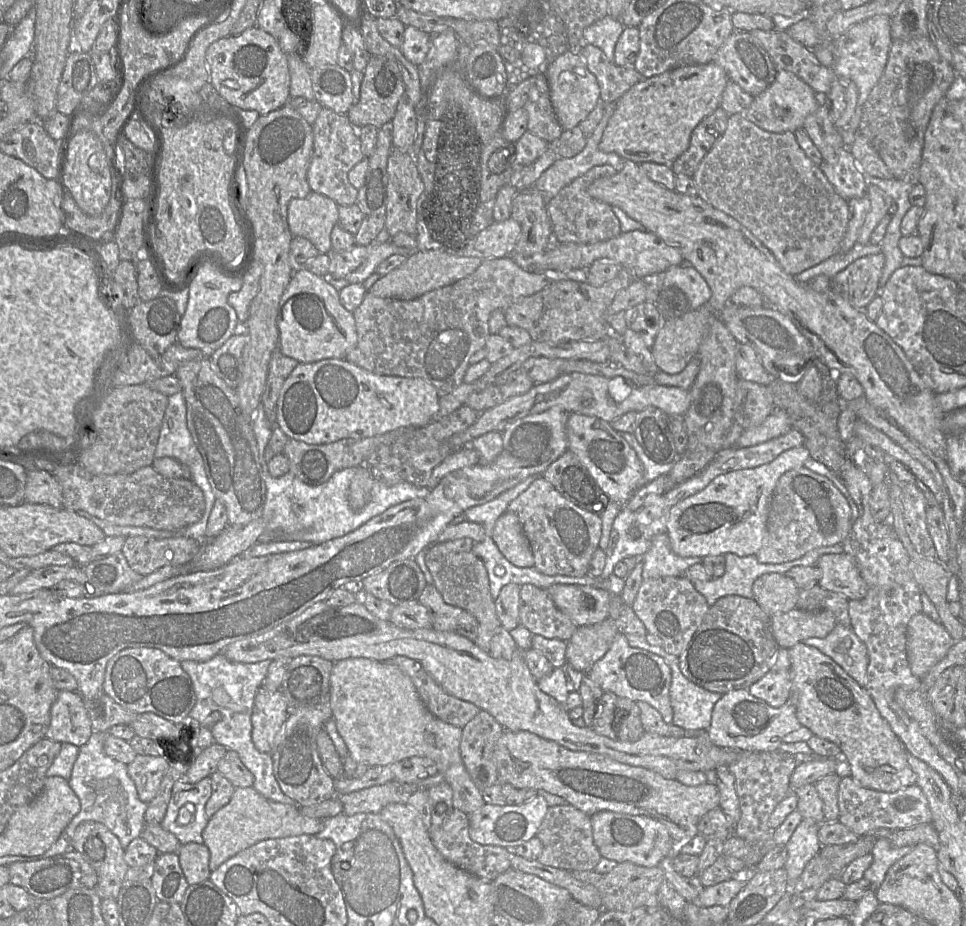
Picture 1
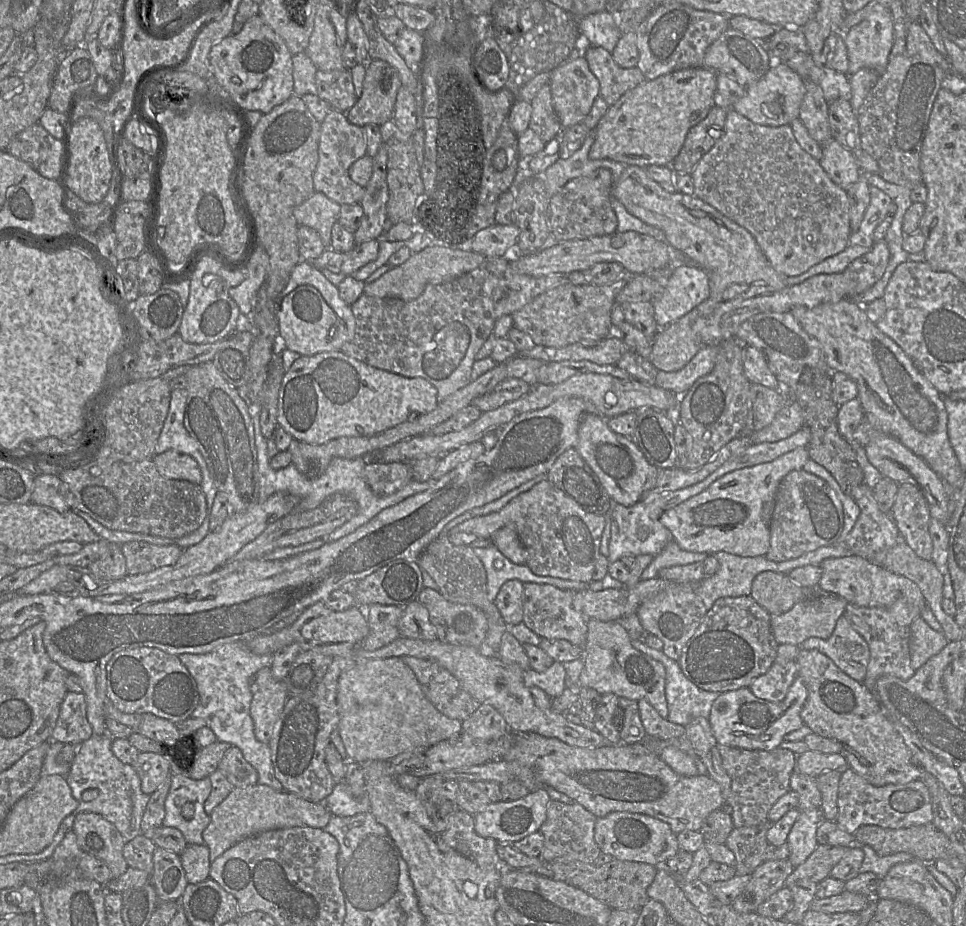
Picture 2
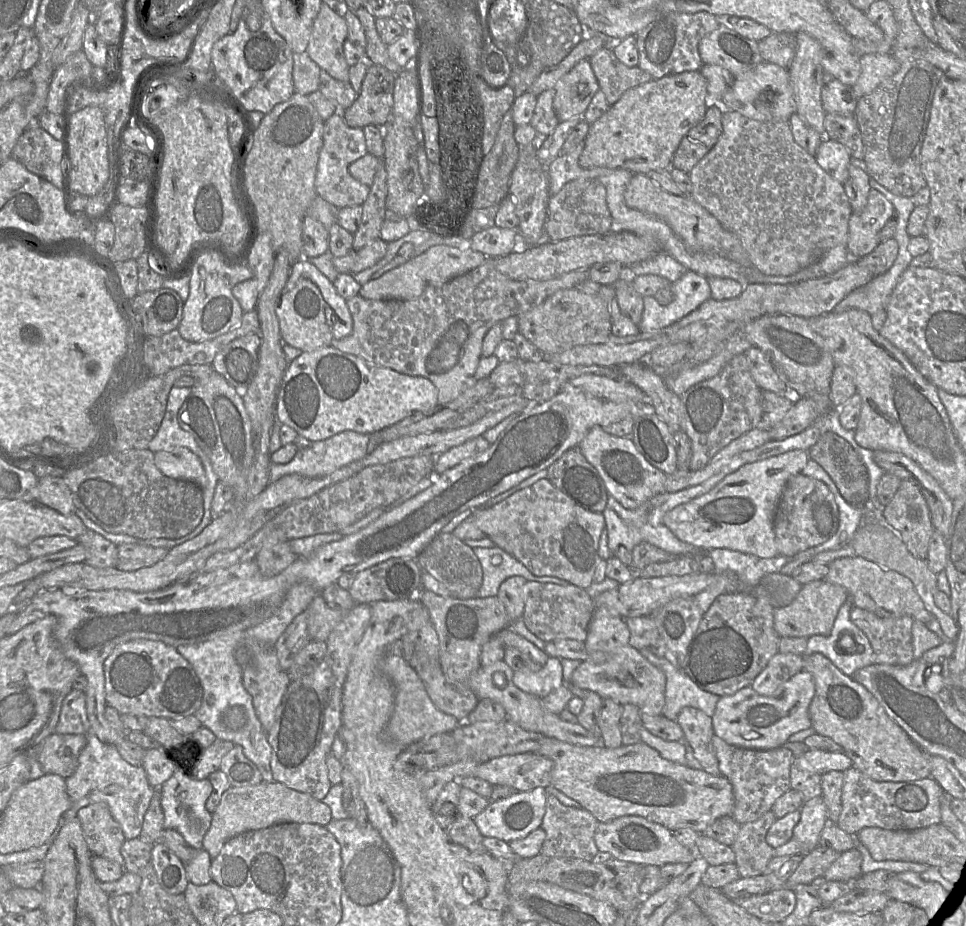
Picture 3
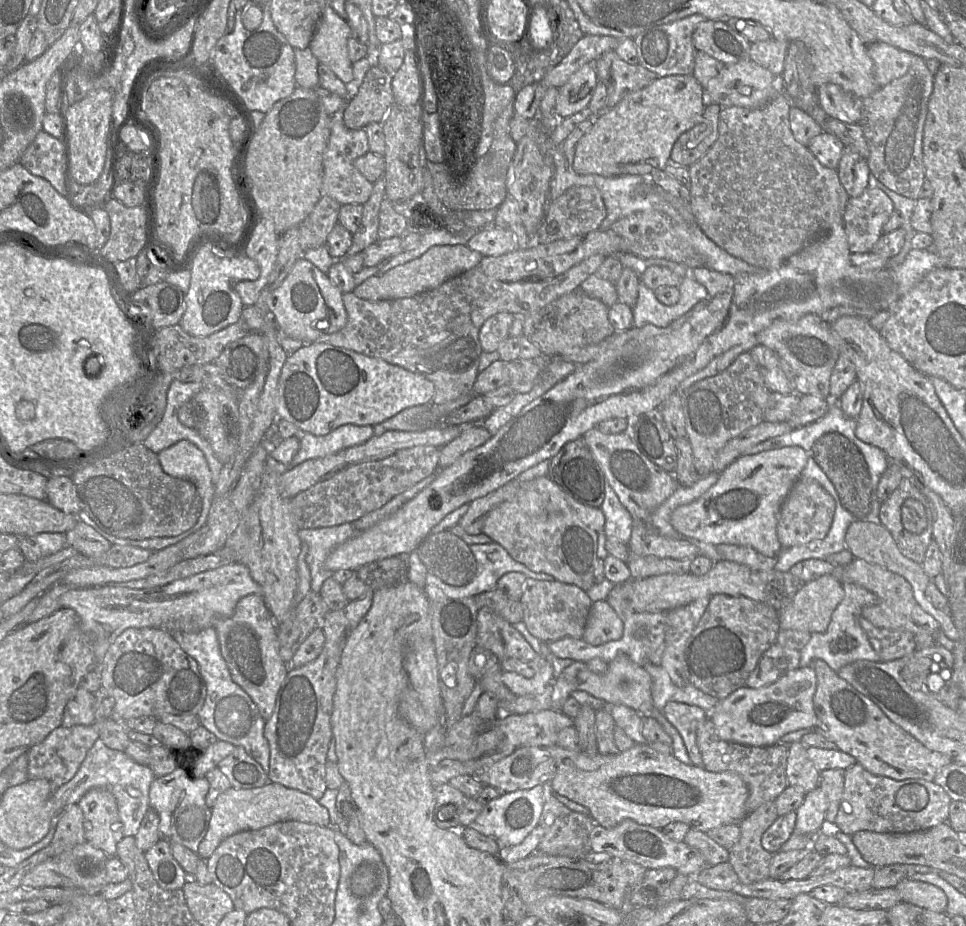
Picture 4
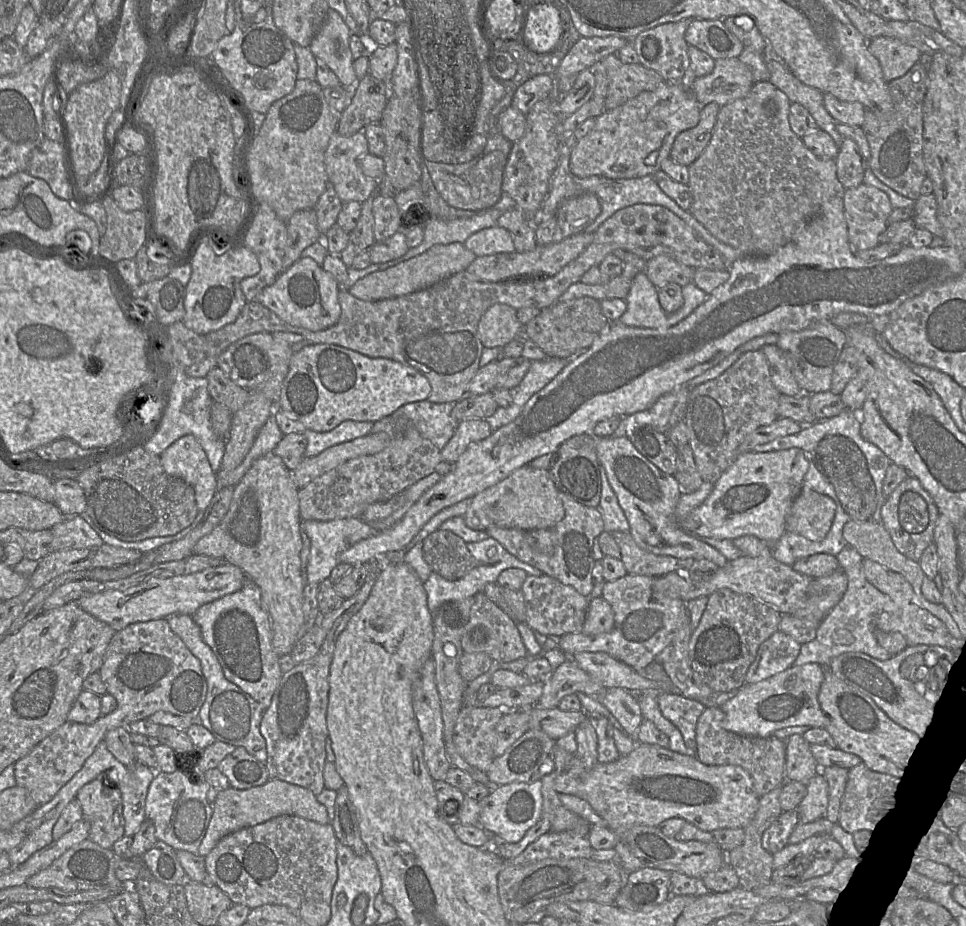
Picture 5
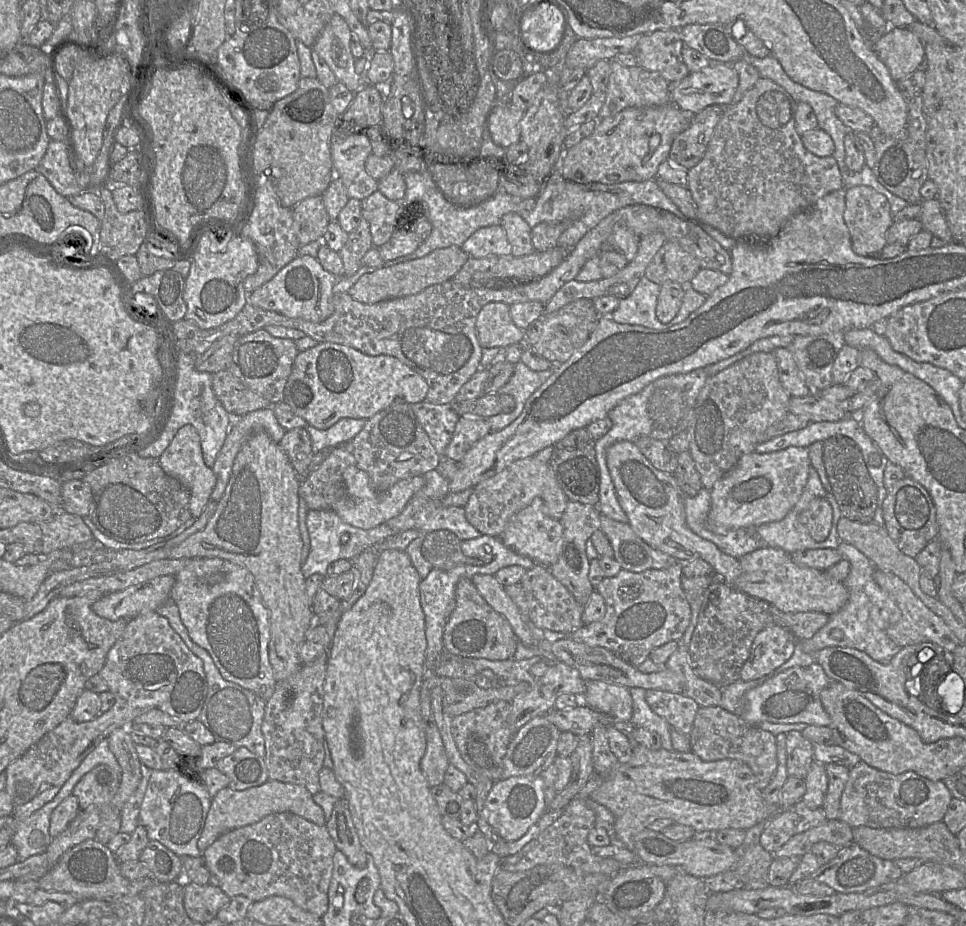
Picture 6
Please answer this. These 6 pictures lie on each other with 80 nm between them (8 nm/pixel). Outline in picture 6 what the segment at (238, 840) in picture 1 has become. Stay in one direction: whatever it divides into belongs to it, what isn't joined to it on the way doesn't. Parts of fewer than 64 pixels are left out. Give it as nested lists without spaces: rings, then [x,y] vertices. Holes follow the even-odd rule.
[[[268,780],[246,790],[233,790],[227,786],[212,798],[197,846],[203,852],[225,832],[254,824],[270,814],[284,812],[296,814],[317,825],[326,824],[323,809],[315,803],[313,795],[303,785]]]

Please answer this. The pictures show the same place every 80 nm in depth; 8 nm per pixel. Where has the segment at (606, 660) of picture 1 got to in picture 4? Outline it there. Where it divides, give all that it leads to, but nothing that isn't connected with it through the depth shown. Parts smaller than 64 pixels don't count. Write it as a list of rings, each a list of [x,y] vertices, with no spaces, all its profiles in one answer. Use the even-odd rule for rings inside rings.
[[[605,600],[592,603],[582,639],[592,646],[619,640],[624,625],[614,609]],[[620,654],[609,662],[607,670],[603,674],[594,673],[585,662],[574,661],[554,680],[552,708],[550,710],[561,711],[564,702],[573,691],[585,691],[604,701],[605,705],[625,705],[642,716],[651,717],[651,711],[654,709],[651,686],[651,677],[644,666],[634,663],[625,654]]]

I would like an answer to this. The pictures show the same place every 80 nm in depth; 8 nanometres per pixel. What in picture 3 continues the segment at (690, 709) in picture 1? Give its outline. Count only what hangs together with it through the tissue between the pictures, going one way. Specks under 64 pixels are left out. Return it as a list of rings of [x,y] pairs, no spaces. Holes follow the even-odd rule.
[[[642,648],[639,652],[665,675],[665,705],[662,715],[676,721],[684,707],[699,709],[710,717],[713,715],[720,696],[700,689],[682,669],[675,668],[664,657],[657,657],[648,648]]]

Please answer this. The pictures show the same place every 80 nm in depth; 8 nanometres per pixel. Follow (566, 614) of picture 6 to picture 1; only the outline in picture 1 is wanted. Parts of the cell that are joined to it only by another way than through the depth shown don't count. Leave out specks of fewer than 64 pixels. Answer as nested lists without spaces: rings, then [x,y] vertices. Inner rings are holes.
[[[532,584],[520,586],[520,624],[533,635],[567,642],[577,629],[570,618],[554,604],[546,589]]]

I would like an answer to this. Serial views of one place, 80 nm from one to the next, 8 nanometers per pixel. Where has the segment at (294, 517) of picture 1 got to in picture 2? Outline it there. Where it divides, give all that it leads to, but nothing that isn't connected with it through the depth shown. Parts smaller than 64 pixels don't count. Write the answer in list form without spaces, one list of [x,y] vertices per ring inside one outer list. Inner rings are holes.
[[[250,405],[249,414],[252,418],[257,452],[259,470],[259,503],[264,502],[271,495],[278,492],[286,493],[296,500],[297,503],[293,511],[312,510],[335,494],[344,494],[356,501],[358,507],[357,513],[342,526],[335,529],[326,537],[323,537],[326,540],[326,543],[335,541],[354,532],[357,528],[369,522],[382,510],[395,506],[410,496],[428,490],[435,482],[433,479],[429,479],[425,482],[411,480],[403,488],[391,495],[377,495],[371,490],[363,475],[363,470],[369,463],[369,457],[358,457],[354,459],[334,458],[329,463],[324,474],[317,479],[309,479],[305,477],[292,463],[290,463],[286,468],[275,470],[271,467],[270,459],[267,455],[268,439],[266,439],[261,432],[260,405]]]

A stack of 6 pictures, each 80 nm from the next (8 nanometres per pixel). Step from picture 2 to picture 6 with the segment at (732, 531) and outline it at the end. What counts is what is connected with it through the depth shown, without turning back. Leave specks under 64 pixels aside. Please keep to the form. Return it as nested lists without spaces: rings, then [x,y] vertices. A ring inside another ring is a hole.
[[[791,446],[776,452],[742,456],[711,490],[706,527],[715,534],[726,534],[730,530],[755,529],[782,520],[799,501],[810,468],[809,451],[805,447]]]

